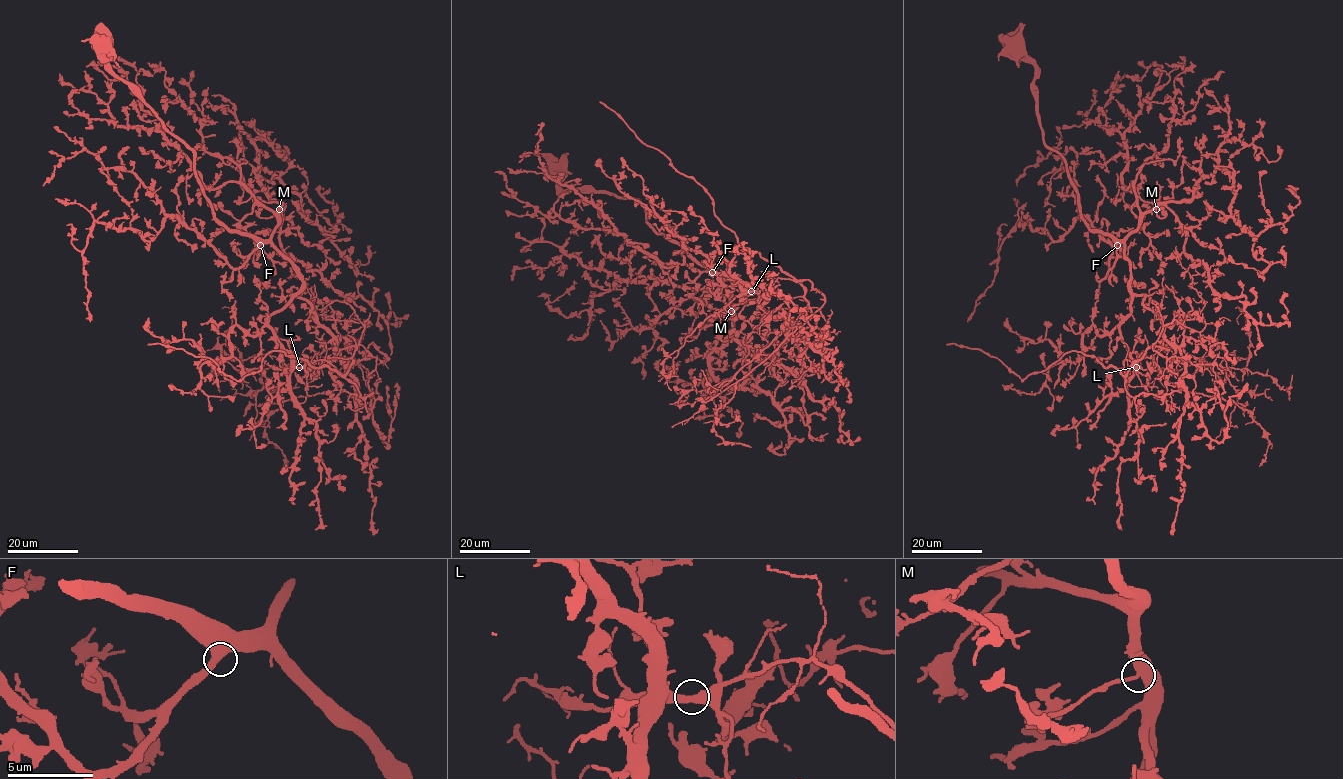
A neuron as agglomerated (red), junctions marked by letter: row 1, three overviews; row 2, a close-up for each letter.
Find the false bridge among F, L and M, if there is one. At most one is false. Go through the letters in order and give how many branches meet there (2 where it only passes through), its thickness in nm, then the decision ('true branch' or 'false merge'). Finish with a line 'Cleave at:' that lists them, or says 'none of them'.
F: 2 branches meet; 500 nm thick; true branch
L: 2 branches meet; 460 nm thick; false merge
M: 2 branches meet; 420 nm thick; true branch
Cleave at: L

